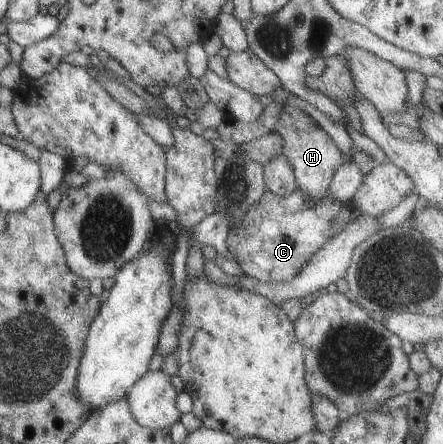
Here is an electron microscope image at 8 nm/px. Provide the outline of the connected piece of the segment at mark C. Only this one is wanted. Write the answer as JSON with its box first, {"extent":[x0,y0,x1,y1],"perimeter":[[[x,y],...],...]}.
{"extent":[226,187,345,283],"perimeter":[[[297,187],[283,197],[264,191],[259,199],[247,209],[246,214],[242,217],[242,224],[239,224],[238,228],[228,229],[226,248],[234,261],[238,263],[238,269],[253,281],[261,283],[288,282],[301,271],[306,261],[329,238],[333,237],[329,234],[331,222],[343,205],[345,203],[334,200],[329,195],[328,189],[327,194],[320,199],[320,202],[314,202],[313,198],[308,200],[308,195],[298,190]]]}

